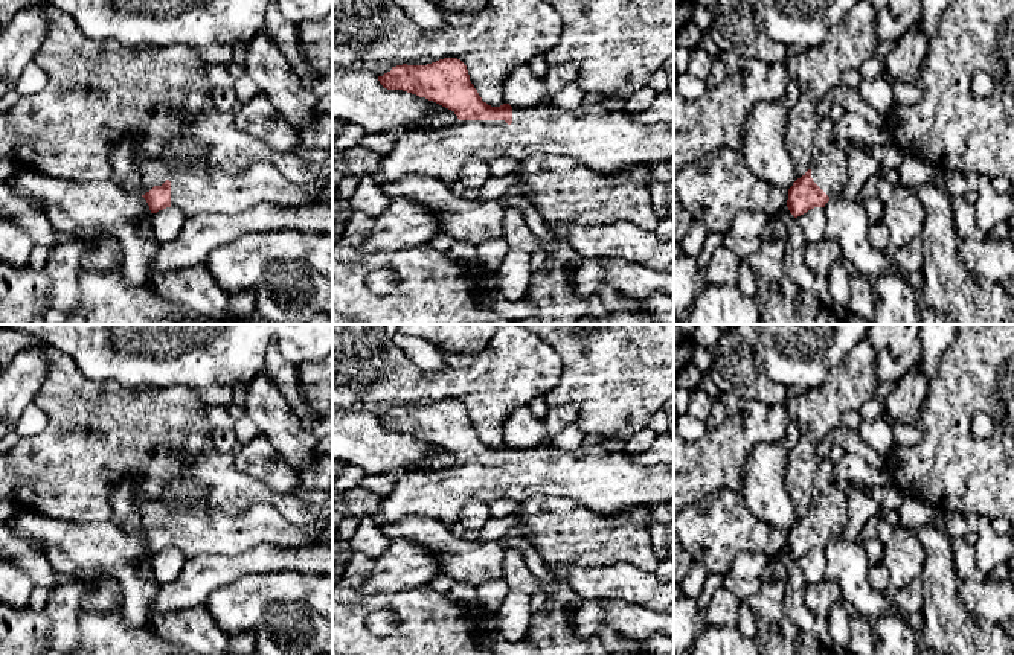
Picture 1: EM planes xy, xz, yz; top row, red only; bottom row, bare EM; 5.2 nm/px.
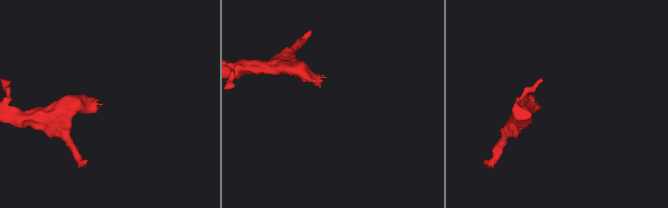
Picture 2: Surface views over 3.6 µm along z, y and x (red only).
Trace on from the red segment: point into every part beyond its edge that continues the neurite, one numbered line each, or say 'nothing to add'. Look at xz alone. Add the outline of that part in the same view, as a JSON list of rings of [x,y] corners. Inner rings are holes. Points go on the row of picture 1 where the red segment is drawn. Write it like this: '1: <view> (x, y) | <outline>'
1: xz (604, 140) | [[[555,104],[512,108],[512,123],[505,120],[457,120],[448,128],[435,131],[407,129],[396,139],[392,151],[372,175],[381,186],[404,178],[421,177],[441,180],[447,186],[460,178],[464,163],[476,157],[489,163],[497,157],[517,161],[532,154],[557,154],[576,160],[586,169],[602,175],[633,166],[651,166],[674,161],[674,123],[634,123],[627,110],[579,107],[573,111]]]

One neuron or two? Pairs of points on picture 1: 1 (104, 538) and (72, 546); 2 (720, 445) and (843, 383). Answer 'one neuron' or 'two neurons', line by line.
1: one neuron
2: two neurons

